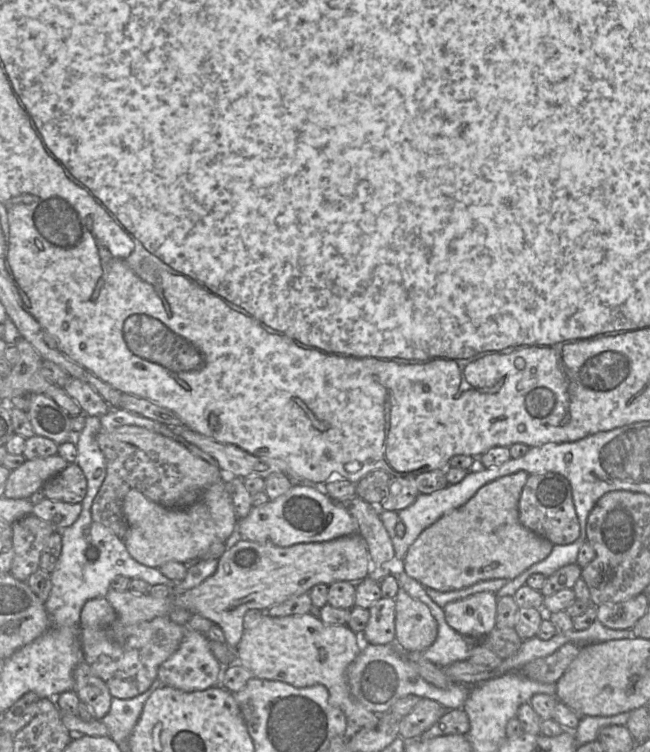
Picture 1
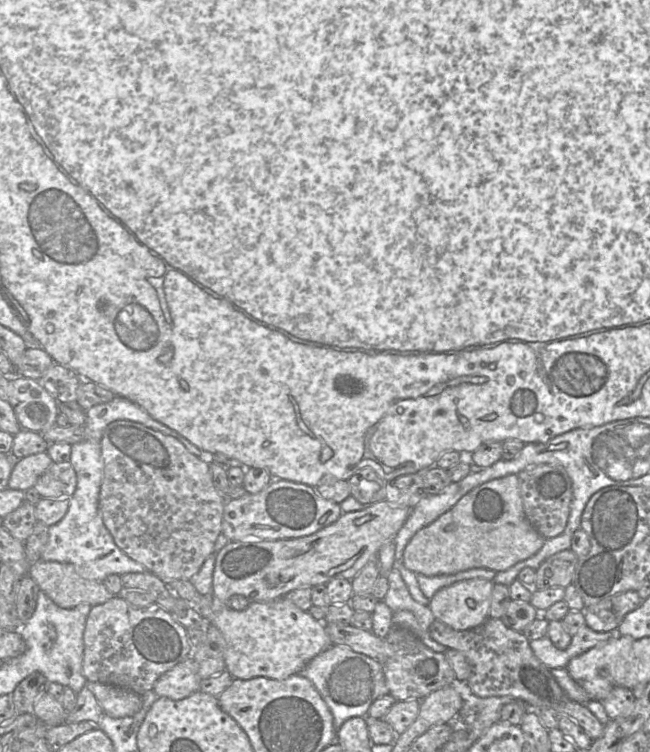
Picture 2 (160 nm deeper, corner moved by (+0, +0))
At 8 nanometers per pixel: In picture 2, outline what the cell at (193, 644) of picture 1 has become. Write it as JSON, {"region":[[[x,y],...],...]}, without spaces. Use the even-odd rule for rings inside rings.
{"region":[[[189,656],[163,673],[153,690],[158,696],[180,700],[199,690],[201,680],[195,661]]]}

